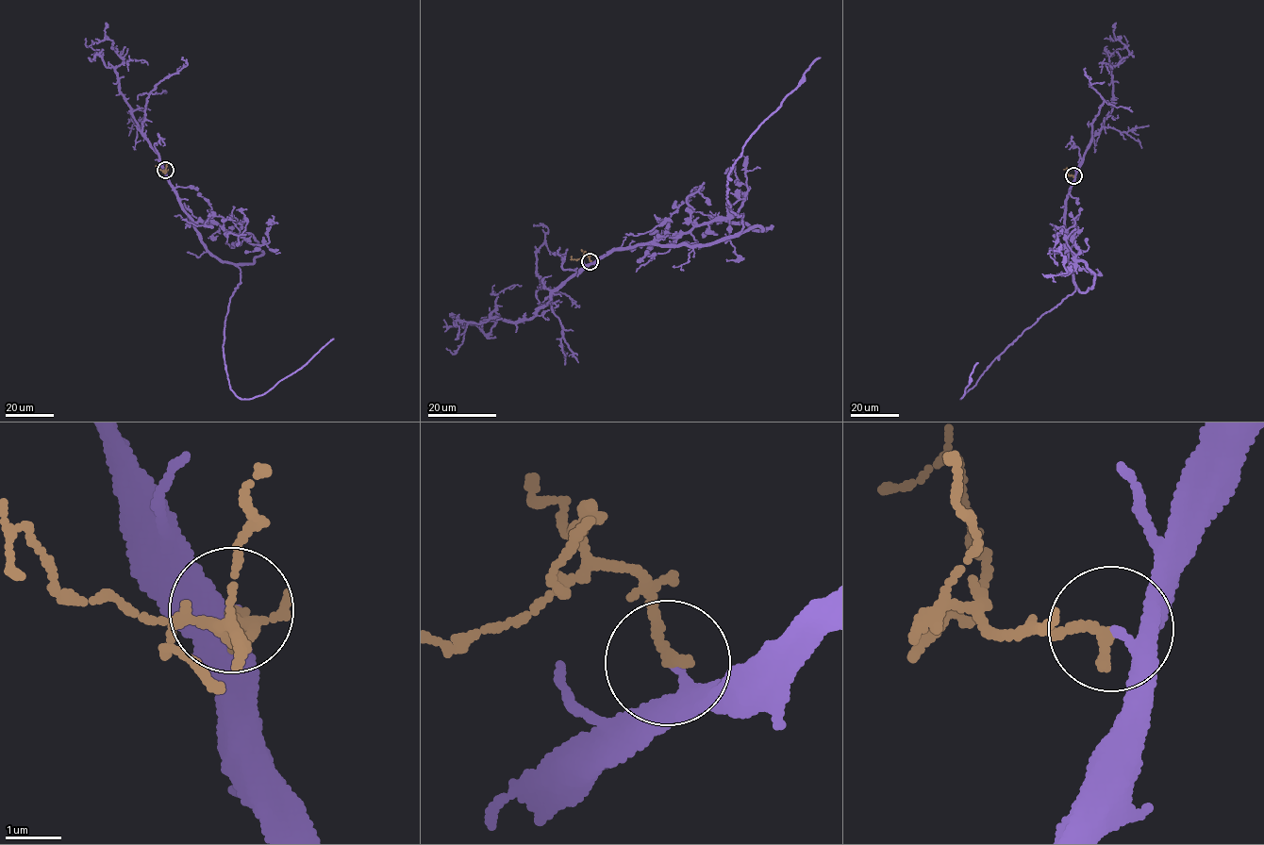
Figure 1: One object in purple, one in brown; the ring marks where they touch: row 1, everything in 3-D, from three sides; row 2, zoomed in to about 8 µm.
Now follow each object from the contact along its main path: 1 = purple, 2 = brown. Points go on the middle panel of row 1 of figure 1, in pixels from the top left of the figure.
1: (590, 261), (638, 245), (708, 245), (740, 230), (741, 217), (726, 198), (728, 175), (745, 142), (820, 57)
2: (590, 261), (587, 255), (578, 258), (571, 256)

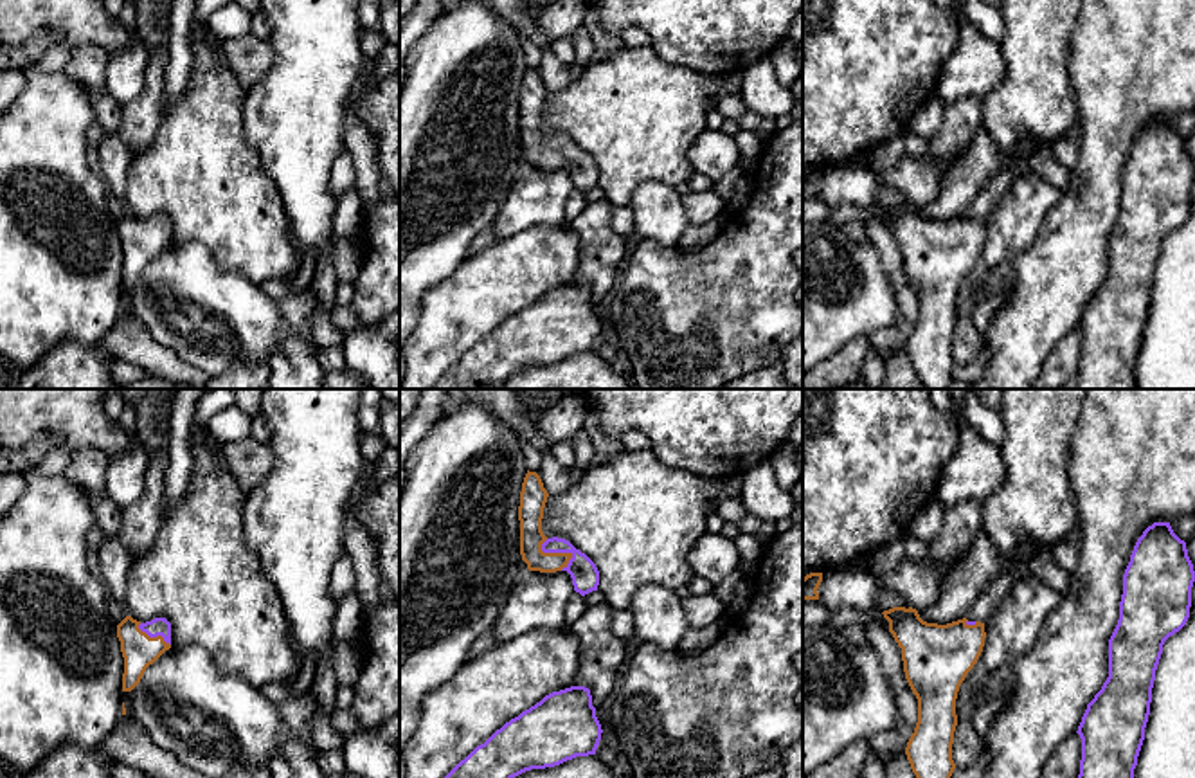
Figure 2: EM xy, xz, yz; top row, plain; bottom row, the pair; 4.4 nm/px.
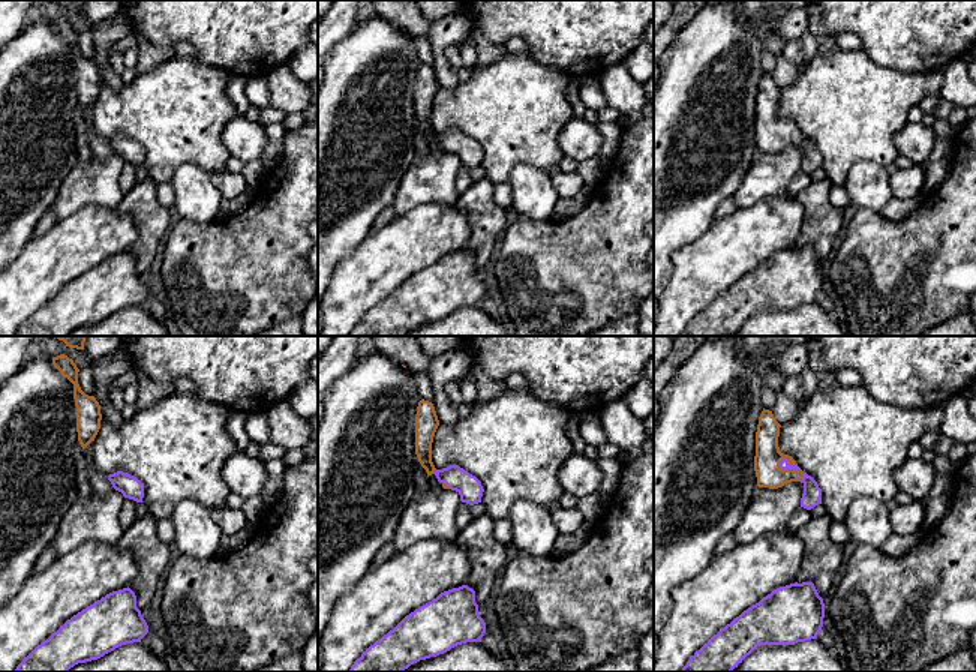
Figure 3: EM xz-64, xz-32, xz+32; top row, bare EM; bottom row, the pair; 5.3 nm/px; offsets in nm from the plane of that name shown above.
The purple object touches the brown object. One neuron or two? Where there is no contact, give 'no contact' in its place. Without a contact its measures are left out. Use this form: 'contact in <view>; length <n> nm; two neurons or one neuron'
contact in xz; length 160 nm; one neuron

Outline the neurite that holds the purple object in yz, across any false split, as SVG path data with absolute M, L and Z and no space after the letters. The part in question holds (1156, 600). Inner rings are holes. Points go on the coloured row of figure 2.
M1170 522L1148 526L1137 538L1123 574L1119 620L1109 639L1109 677L1087 704L1076 731L1082 738L1078 778L1134 778L1163 645L1190 618L1193 582L1186 542L1173 533Z

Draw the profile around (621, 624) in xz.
M630 609L612 611L610 632L624 641L635 636L633 616Z

